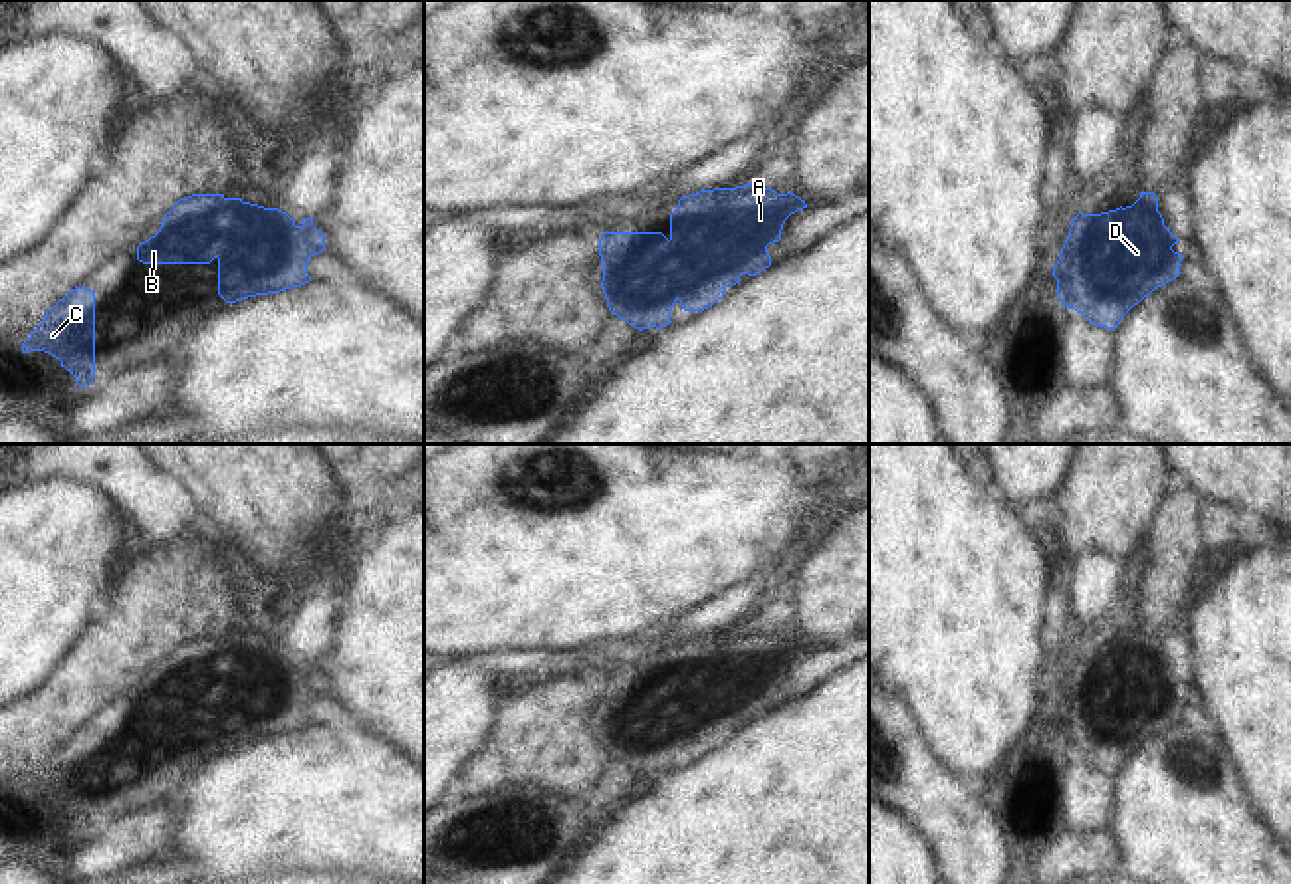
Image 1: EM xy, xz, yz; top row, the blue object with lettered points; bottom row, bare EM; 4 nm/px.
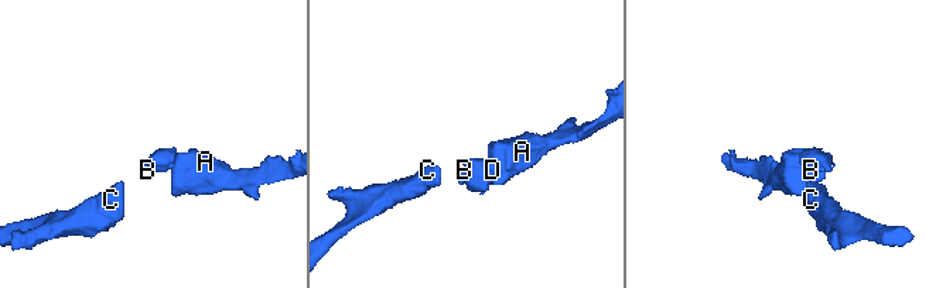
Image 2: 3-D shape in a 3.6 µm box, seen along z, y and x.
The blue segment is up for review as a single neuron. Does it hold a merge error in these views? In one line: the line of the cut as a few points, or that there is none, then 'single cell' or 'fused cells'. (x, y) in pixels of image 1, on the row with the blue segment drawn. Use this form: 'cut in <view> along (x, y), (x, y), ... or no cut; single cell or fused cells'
no cut; single cell

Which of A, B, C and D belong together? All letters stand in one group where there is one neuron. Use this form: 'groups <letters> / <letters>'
groups A B C D

